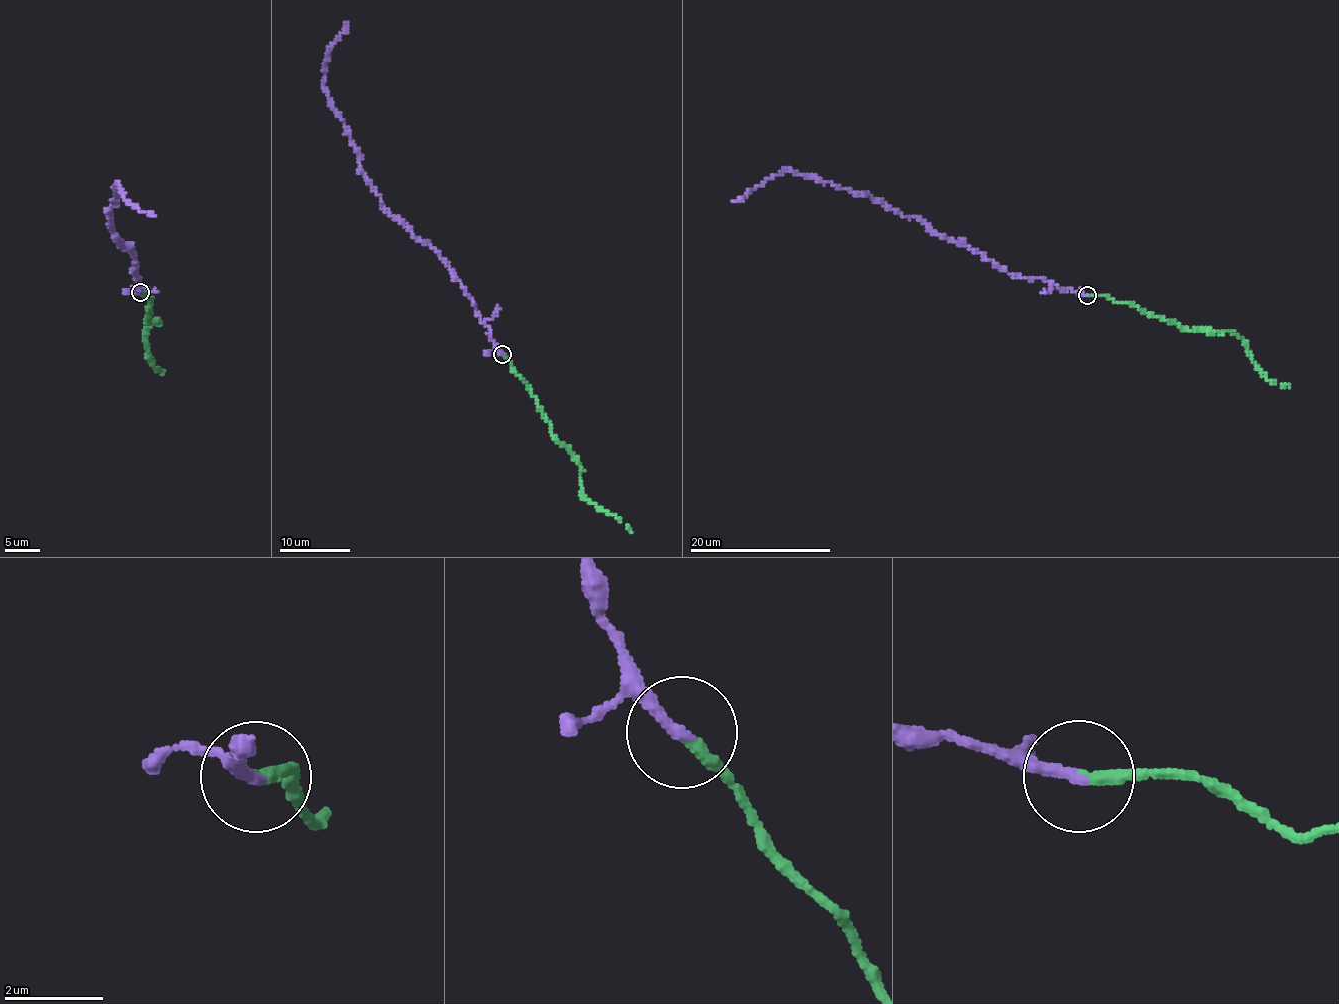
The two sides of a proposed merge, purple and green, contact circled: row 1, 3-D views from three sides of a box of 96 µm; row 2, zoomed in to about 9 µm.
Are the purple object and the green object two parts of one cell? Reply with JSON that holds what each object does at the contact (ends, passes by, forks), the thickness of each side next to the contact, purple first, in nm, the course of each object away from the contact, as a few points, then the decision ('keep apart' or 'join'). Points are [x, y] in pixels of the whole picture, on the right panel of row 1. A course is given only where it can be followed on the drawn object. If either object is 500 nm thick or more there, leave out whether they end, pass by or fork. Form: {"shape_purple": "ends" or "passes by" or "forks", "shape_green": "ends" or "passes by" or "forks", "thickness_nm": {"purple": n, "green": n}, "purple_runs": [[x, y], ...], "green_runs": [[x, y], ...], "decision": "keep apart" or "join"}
{"shape_purple": "ends", "shape_green": "ends", "thickness_nm": {"purple": 240, "green": 240}, "purple_runs": [[1087, 294], [1041, 278], [1007, 275], [916, 217], [786, 168], [731, 202]], "green_runs": [[1087, 294], [1106, 294], [1119, 303], [1174, 321], [1186, 330], [1234, 332], [1257, 370], [1270, 381], [1291, 387]], "decision": "join"}

